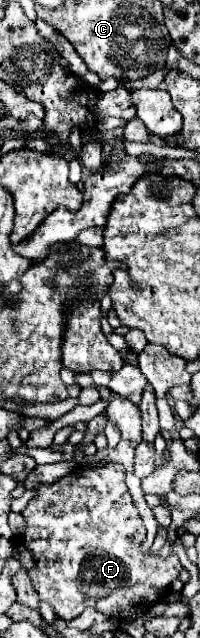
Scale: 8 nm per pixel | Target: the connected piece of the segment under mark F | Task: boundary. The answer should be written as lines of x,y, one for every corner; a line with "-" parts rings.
121,464
77,466
55,484
37,486
35,496
21,514
25,518
25,532
19,536
19,544
29,550
35,562
27,574
31,576
39,598
49,602
61,620
73,620
83,608
87,608
89,590
85,588
99,588
99,602
113,604
113,612
123,612
123,618
143,616
167,594
171,582
183,570
177,556
159,558
153,554
141,554
139,544
145,540
145,526
127,490
125,468

